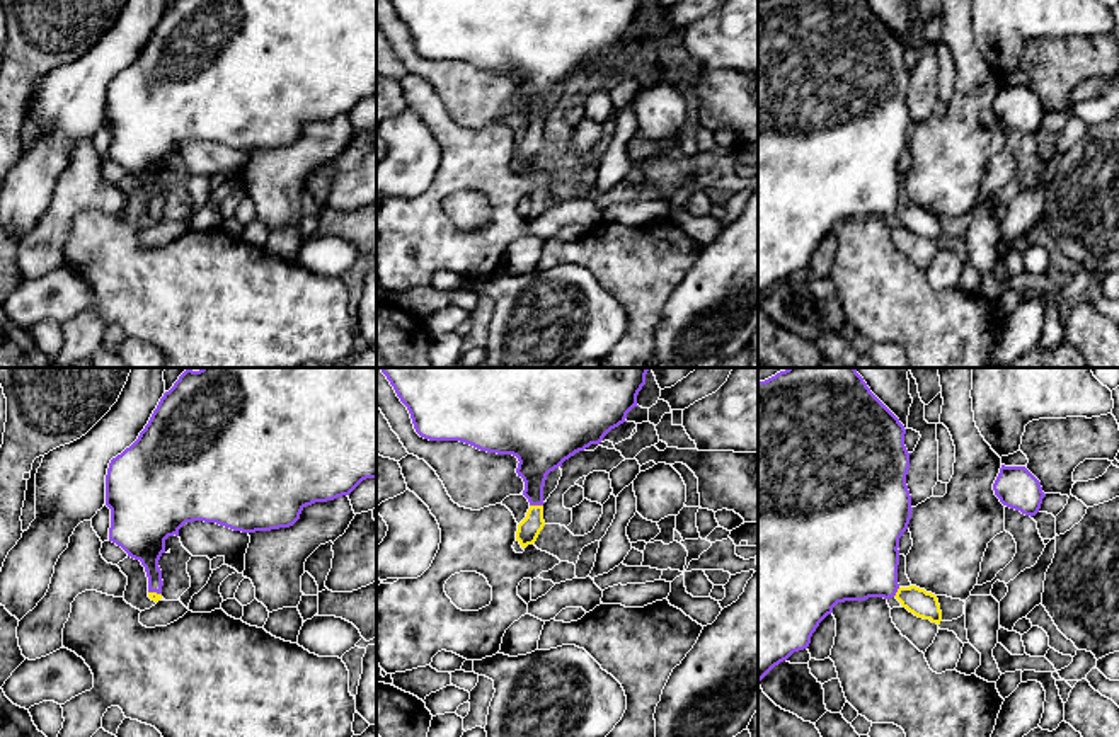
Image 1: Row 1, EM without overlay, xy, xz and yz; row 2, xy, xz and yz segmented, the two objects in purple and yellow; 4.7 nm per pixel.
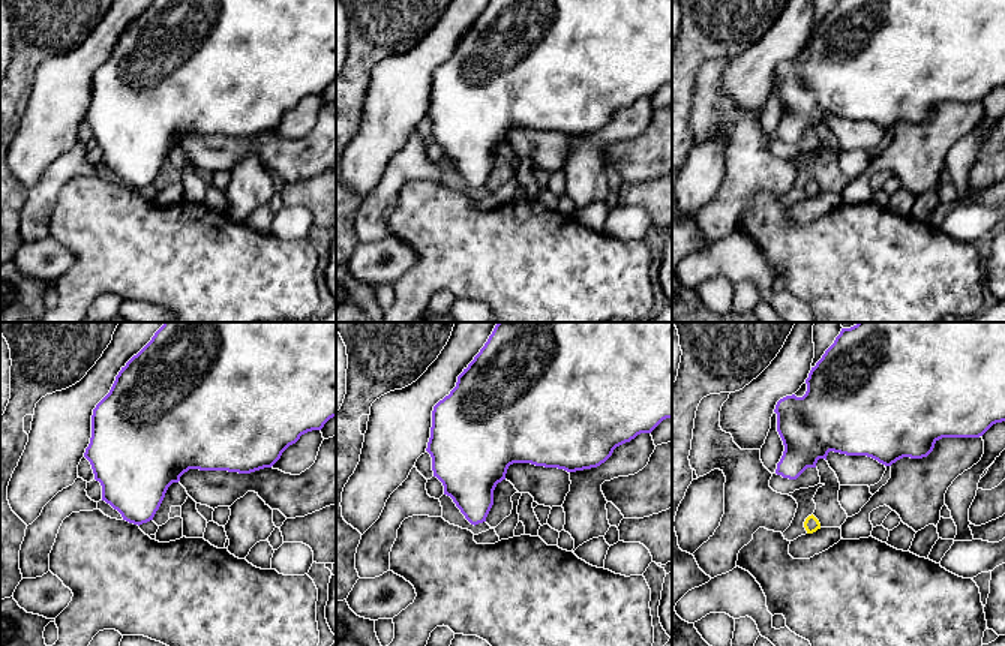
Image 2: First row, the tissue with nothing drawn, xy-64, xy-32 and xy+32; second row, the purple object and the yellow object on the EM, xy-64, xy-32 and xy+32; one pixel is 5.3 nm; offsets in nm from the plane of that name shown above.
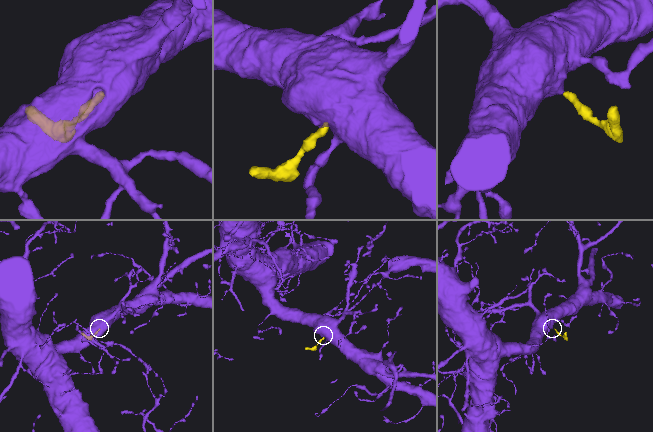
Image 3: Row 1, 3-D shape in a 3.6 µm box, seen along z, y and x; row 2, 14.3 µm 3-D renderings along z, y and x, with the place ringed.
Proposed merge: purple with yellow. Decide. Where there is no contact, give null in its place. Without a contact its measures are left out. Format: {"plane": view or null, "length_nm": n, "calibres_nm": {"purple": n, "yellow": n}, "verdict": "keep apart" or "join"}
{"plane": "xz", "length_nm": 60, "calibres_nm": {"purple": 220, "yellow": 110}, "verdict": "join"}

